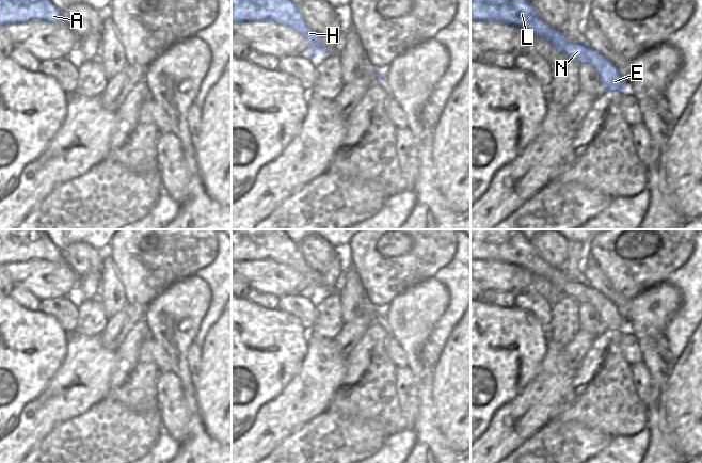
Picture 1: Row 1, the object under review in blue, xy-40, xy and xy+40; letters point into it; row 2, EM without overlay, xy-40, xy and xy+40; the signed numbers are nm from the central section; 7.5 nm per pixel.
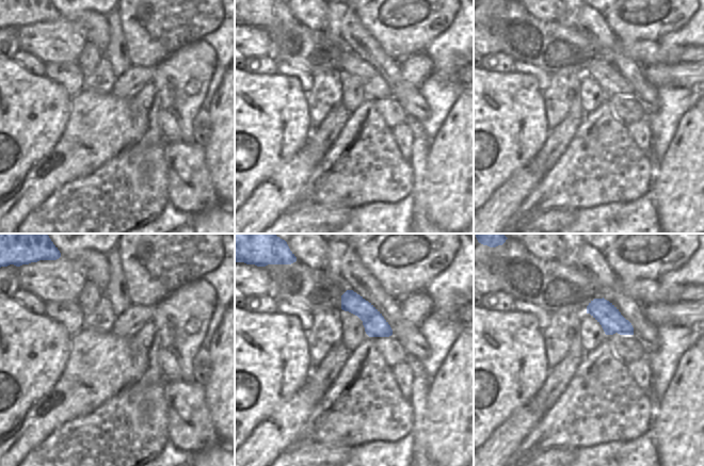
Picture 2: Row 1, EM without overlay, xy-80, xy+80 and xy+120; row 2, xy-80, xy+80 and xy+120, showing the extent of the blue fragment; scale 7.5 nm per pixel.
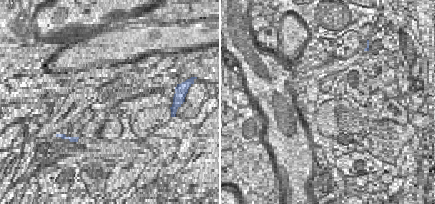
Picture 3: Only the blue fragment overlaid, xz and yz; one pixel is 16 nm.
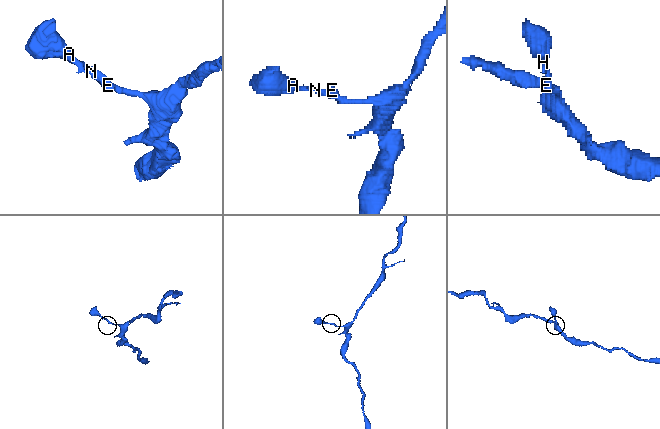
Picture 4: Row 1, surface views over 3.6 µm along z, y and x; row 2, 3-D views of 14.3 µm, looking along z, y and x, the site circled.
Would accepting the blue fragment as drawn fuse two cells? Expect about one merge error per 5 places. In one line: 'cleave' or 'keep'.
keep

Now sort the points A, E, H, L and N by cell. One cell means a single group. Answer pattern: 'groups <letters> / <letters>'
groups A E H L N

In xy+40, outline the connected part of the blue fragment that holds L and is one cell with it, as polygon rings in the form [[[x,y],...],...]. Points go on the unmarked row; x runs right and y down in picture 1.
[[[470,229],[470,260],[497,260],[510,262],[544,277],[562,294],[574,297],[579,303],[591,303],[601,319],[605,331],[626,331],[626,320],[616,305],[597,290],[591,288],[583,278],[569,282],[562,269],[551,267],[537,252],[530,239],[518,229]]]

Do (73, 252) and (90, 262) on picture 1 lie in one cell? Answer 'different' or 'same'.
same

